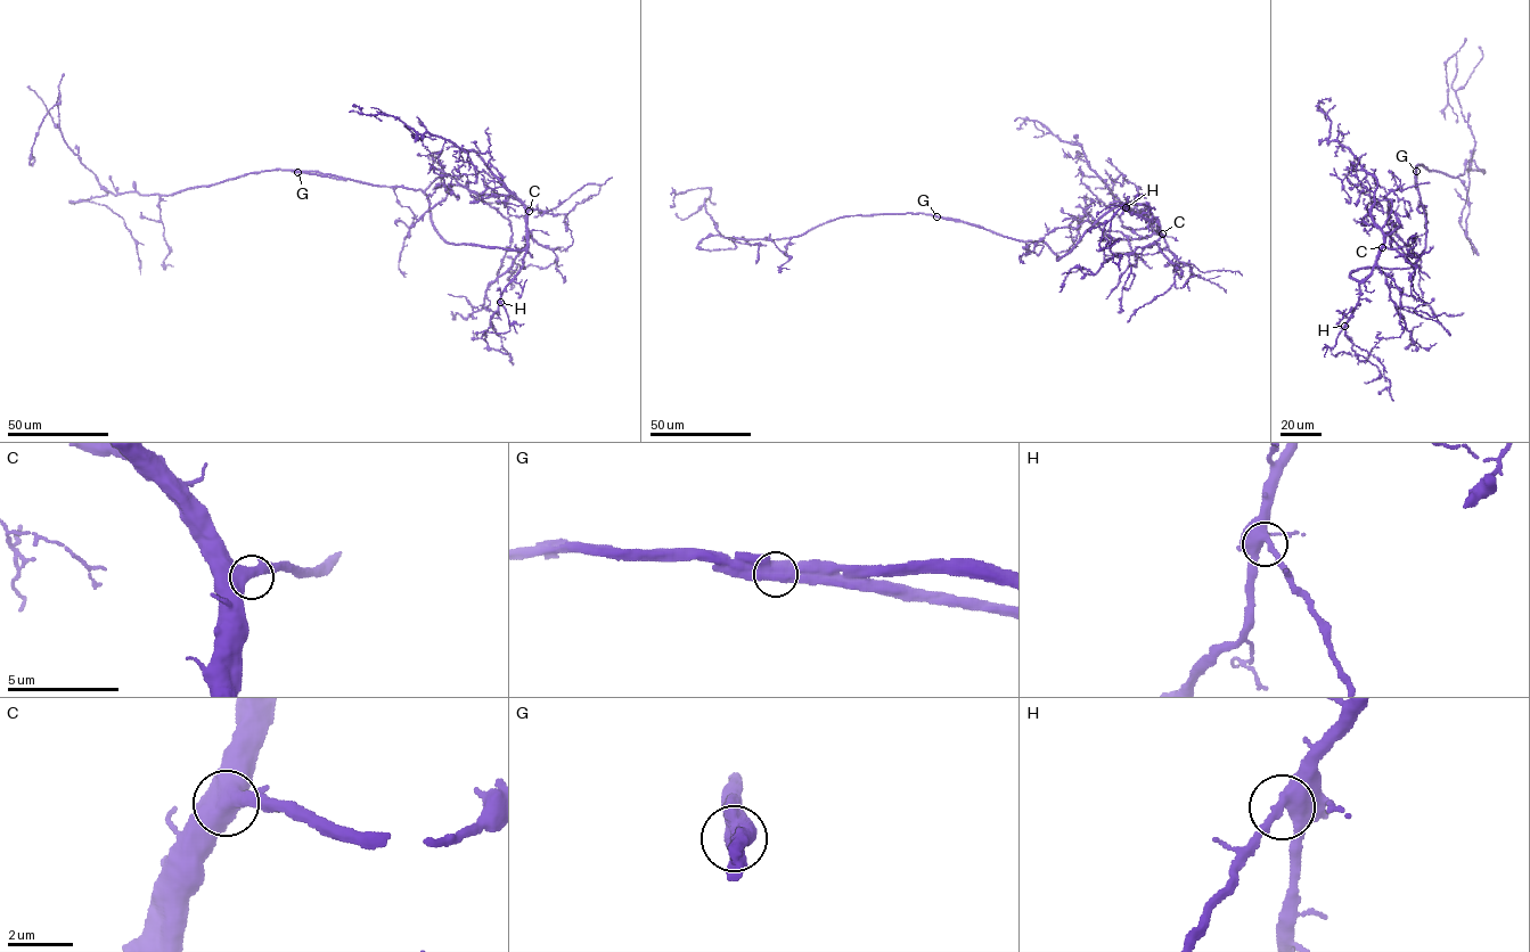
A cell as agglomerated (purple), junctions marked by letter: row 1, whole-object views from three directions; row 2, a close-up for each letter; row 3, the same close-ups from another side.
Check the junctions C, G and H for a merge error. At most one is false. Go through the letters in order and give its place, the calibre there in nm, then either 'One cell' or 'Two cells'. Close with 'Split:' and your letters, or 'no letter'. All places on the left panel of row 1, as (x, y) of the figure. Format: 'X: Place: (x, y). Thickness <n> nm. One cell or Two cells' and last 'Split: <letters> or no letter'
C: Place: (529, 211). Thickness 480 nm. One cell
G: Place: (297, 172). Thickness 600 nm. Two cells
H: Place: (500, 302). Thickness 440 nm. One cell
Split: G

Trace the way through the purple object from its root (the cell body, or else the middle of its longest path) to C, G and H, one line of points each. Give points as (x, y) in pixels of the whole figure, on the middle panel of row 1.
C: (990, 230), (1024, 240), (1038, 255), (1044, 246), (1037, 243), (1049, 231), (1087, 220), (1114, 239), (1162, 234)
G: (990, 230), (937, 216)
H: (990, 230), (1045, 241), (1056, 260), (1119, 206), (1143, 205), (1158, 221), (1126, 207)

